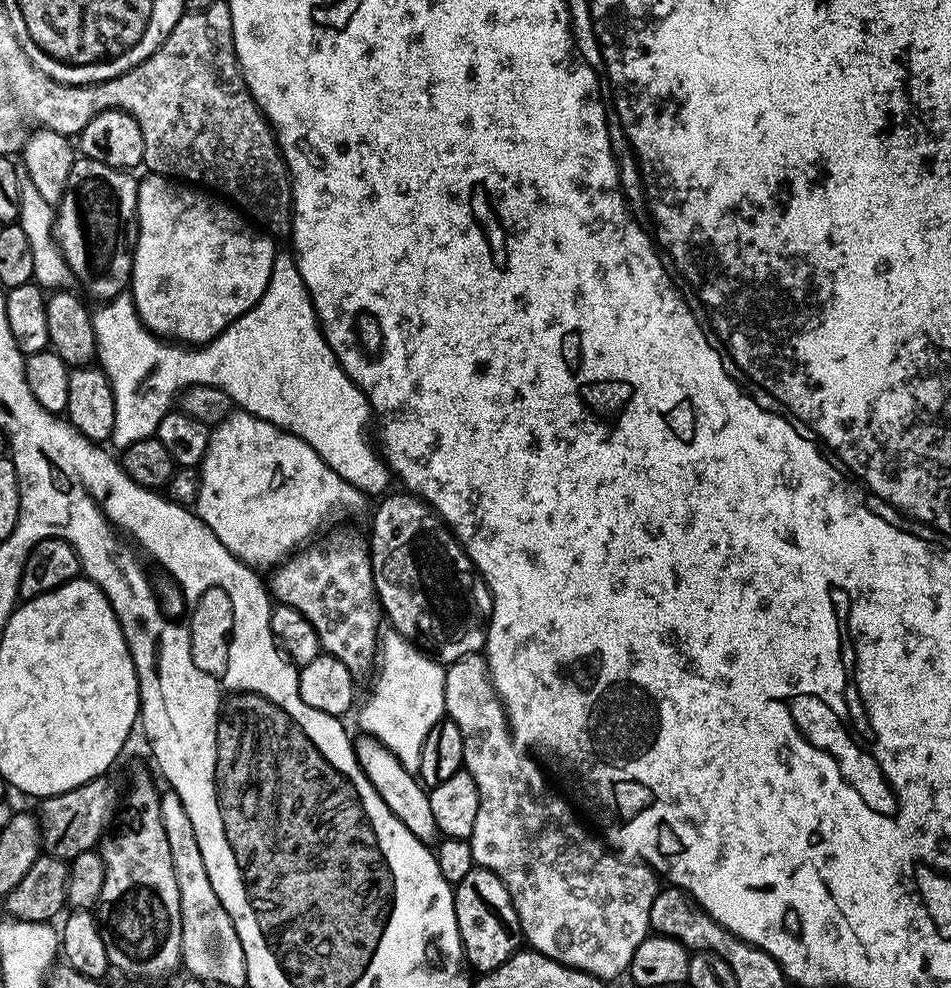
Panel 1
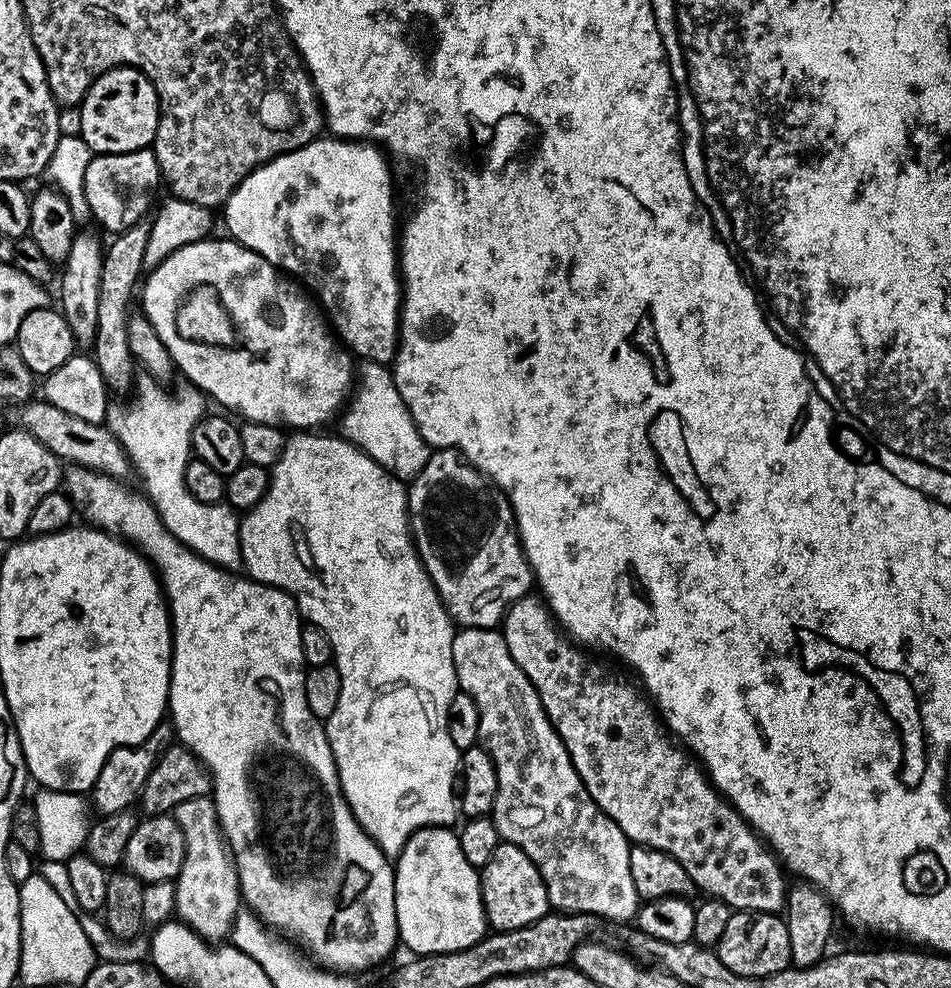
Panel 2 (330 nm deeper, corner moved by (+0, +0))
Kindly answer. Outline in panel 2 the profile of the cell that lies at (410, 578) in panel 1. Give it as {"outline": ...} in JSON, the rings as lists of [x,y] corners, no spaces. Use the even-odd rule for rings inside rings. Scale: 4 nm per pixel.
{"outline":[[[455,448],[435,449],[429,455],[426,466],[422,466],[419,474],[407,485],[407,490],[412,543],[432,585],[438,590],[449,618],[460,628],[496,628],[508,613],[509,606],[525,596],[534,584],[532,568],[520,545],[520,531],[516,529],[512,503],[505,498],[503,490]]]}

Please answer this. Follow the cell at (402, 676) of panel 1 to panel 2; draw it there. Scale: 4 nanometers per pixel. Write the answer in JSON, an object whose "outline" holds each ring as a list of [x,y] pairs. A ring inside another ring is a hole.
{"outline":[[[296,430],[285,439],[284,449],[282,450],[282,458],[278,458],[278,462],[272,469],[268,478],[268,489],[262,498],[262,502],[258,502],[254,507],[247,509],[240,516],[240,562],[243,571],[247,573],[251,579],[259,582],[259,584],[272,584],[275,588],[281,588],[283,592],[289,592],[296,600],[296,606],[300,610],[300,615],[307,623],[318,626],[324,633],[328,635],[328,641],[332,644],[332,655],[338,674],[342,678],[342,695],[338,698],[338,706],[334,709],[334,714],[330,714],[327,720],[323,721],[326,730],[326,738],[330,742],[330,750],[334,754],[334,762],[338,770],[338,778],[340,779],[340,789],[346,798],[350,810],[360,819],[362,830],[374,843],[381,846],[389,846],[388,844],[396,844],[402,846],[416,833],[420,828],[442,828],[452,826],[457,823],[458,817],[458,769],[460,766],[461,749],[454,746],[454,742],[450,742],[450,730],[446,730],[446,710],[450,710],[450,698],[454,698],[454,694],[458,690],[456,682],[456,667],[454,666],[454,638],[457,629],[454,622],[448,616],[448,612],[444,609],[443,602],[440,601],[440,595],[436,587],[432,585],[432,580],[426,574],[424,563],[420,561],[420,555],[416,552],[416,546],[412,543],[412,530],[408,526],[408,490],[405,481],[399,480],[396,476],[391,476],[382,466],[378,466],[378,462],[374,462],[374,458],[370,458],[361,448],[354,447],[348,440],[341,438],[339,435],[333,436],[316,436],[312,430]]]}

